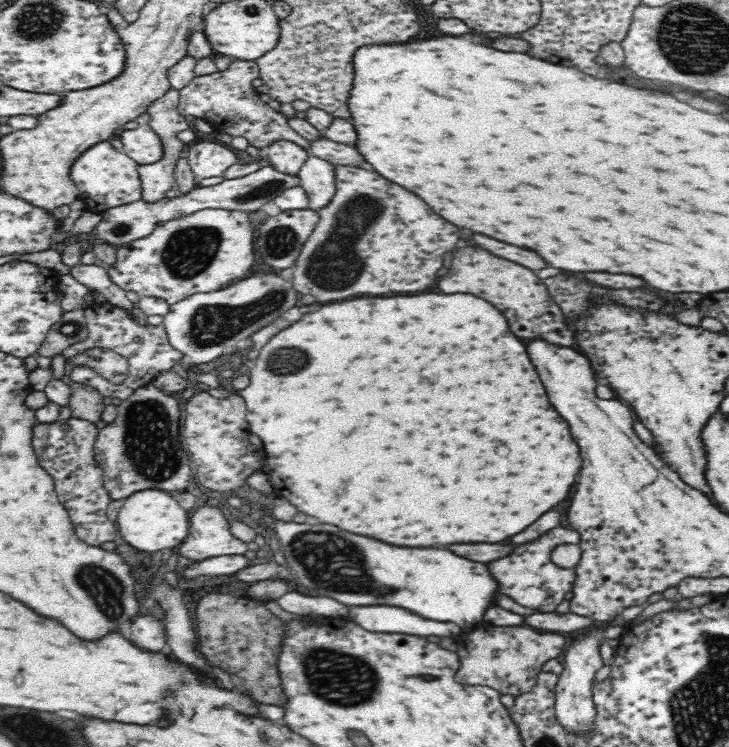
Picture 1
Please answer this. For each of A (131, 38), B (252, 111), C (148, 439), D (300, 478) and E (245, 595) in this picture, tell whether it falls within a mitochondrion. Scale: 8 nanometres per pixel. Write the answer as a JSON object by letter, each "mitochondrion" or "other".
{"A":"other","B":"other","C":"mitochondrion","D":"other","E":"other"}

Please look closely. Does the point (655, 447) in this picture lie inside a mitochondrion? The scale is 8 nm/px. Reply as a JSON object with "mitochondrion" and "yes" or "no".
{"mitochondrion":"no"}

